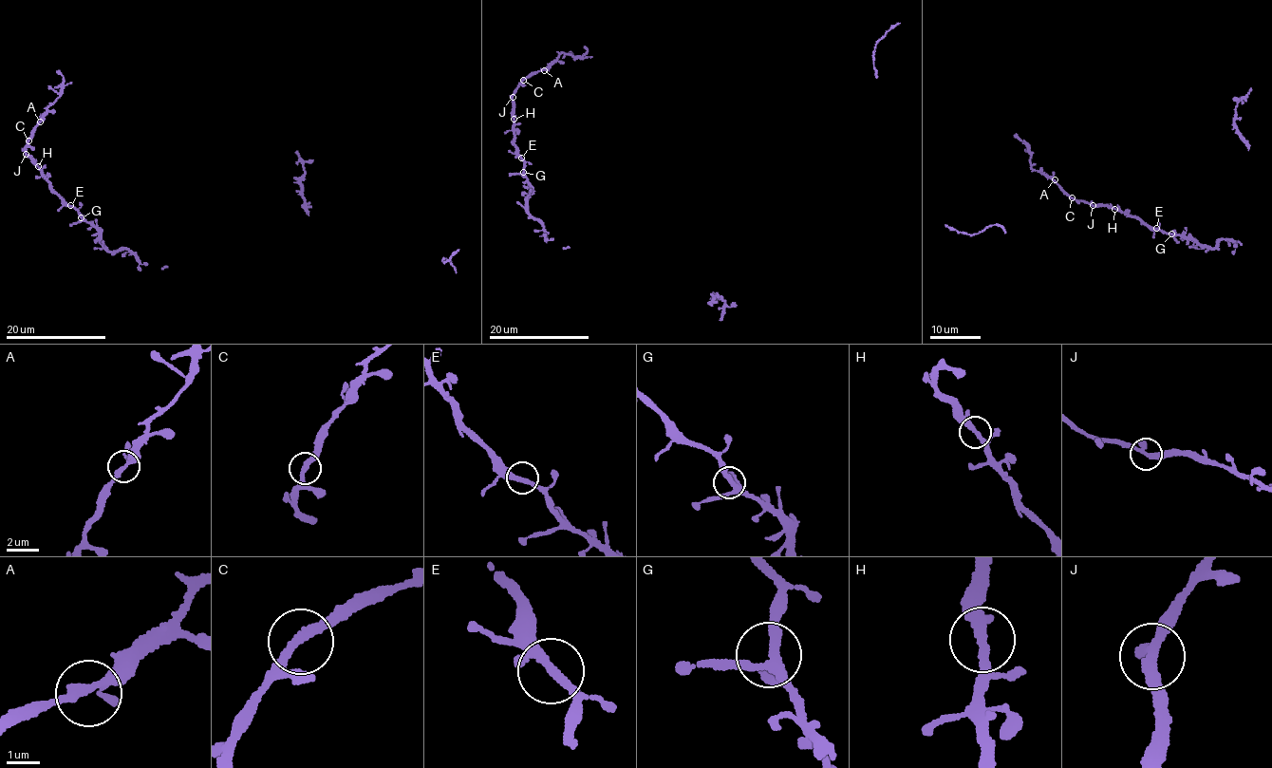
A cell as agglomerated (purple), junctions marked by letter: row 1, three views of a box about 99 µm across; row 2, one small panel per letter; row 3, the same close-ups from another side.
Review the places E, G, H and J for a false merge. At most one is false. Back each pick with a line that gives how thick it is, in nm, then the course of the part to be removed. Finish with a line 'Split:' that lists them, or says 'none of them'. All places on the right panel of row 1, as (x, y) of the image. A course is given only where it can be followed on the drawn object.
Split: none of them

